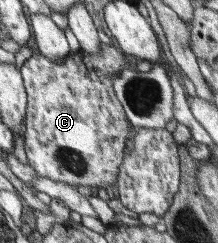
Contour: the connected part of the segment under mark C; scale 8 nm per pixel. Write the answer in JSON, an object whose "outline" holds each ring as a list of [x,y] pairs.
{"outline":[[[102,44],[101,48],[102,53],[99,54],[80,49],[71,51],[62,61],[54,61],[39,52],[31,55],[20,68],[29,95],[24,146],[30,166],[40,176],[76,185],[83,190],[117,186],[127,140],[133,140],[138,133],[126,115],[114,85],[114,74],[129,68],[127,54],[119,46],[115,48],[110,44]]]}

